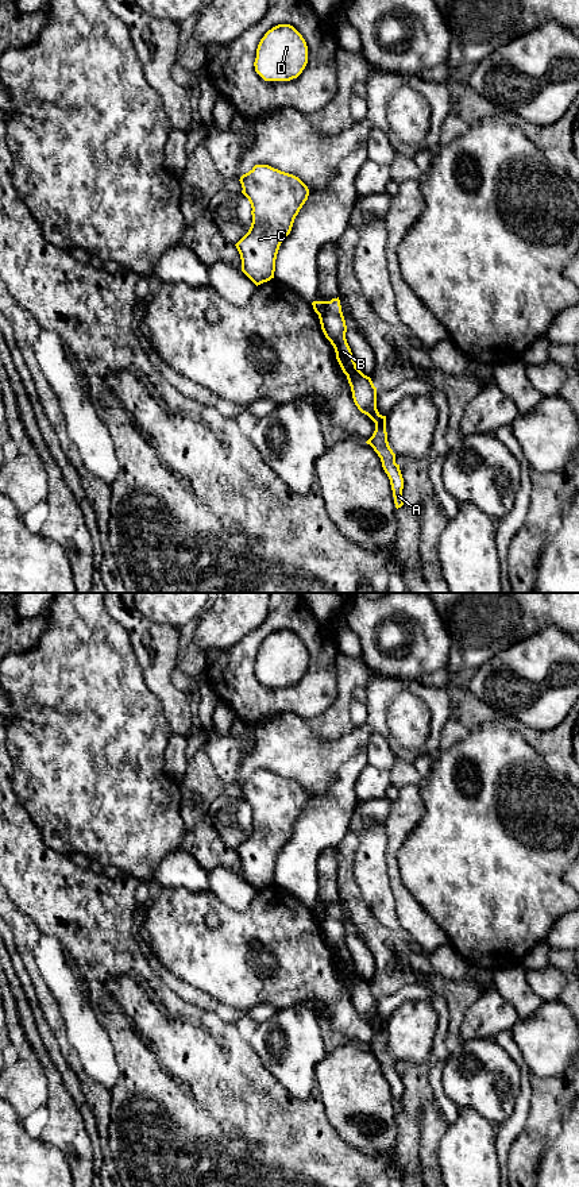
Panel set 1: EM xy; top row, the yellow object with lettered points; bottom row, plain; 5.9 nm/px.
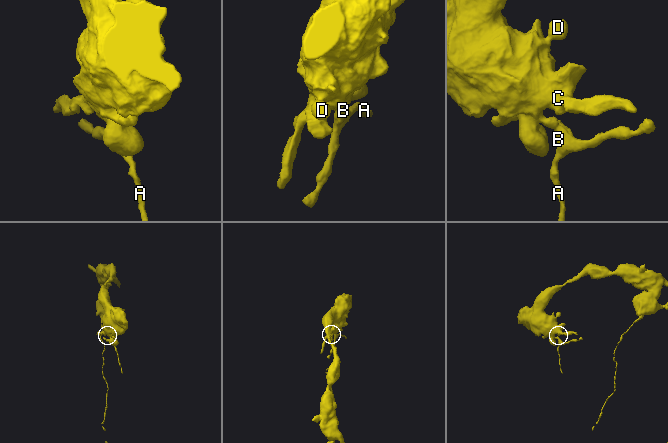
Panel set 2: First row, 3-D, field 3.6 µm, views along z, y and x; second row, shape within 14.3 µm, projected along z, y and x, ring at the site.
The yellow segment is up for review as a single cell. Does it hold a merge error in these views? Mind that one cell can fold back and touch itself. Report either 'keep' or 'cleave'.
cleave

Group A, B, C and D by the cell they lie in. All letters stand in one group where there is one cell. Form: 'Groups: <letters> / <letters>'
Groups: A B / C D

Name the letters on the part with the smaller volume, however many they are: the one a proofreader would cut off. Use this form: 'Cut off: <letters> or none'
Cut off: A, B

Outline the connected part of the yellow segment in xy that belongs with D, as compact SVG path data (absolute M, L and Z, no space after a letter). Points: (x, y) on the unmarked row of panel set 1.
M278 629L260 644L254 671L265 686L290 686L306 668L308 651L302 640L290 629Z

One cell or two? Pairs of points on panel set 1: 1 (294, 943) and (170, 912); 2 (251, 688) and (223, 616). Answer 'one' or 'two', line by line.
1: one
2: two

